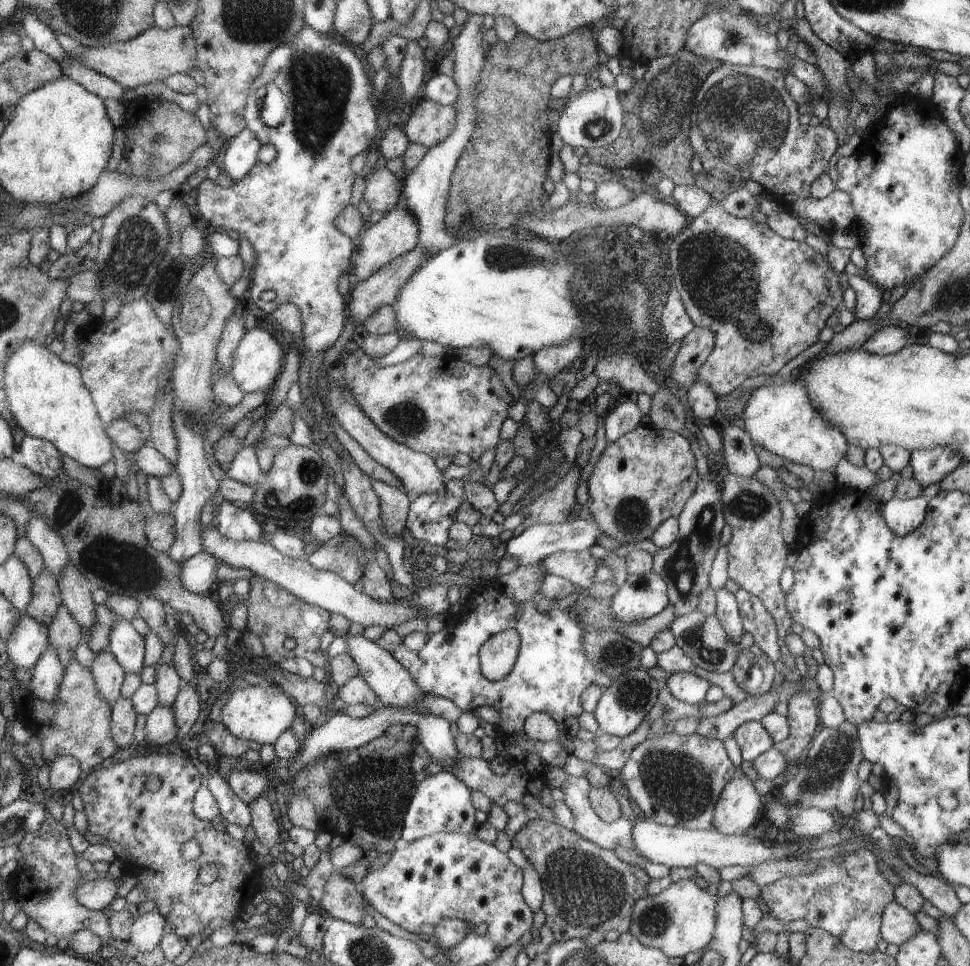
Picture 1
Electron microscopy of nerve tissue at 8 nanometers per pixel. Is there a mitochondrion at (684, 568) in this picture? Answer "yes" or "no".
yes

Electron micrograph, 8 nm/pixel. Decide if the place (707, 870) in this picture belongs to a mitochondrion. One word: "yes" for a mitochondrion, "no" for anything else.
no

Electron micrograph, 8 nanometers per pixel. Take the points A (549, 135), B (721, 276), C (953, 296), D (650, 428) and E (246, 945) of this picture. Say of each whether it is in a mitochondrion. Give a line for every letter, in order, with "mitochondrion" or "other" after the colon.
A: other
B: mitochondrion
C: mitochondrion
D: other
E: other

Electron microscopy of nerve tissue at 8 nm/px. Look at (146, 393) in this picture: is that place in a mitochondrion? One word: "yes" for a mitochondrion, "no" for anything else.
yes

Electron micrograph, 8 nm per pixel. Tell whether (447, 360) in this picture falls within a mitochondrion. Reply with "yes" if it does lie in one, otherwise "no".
no

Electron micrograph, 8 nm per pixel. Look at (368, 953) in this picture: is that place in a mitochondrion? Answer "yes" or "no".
yes

